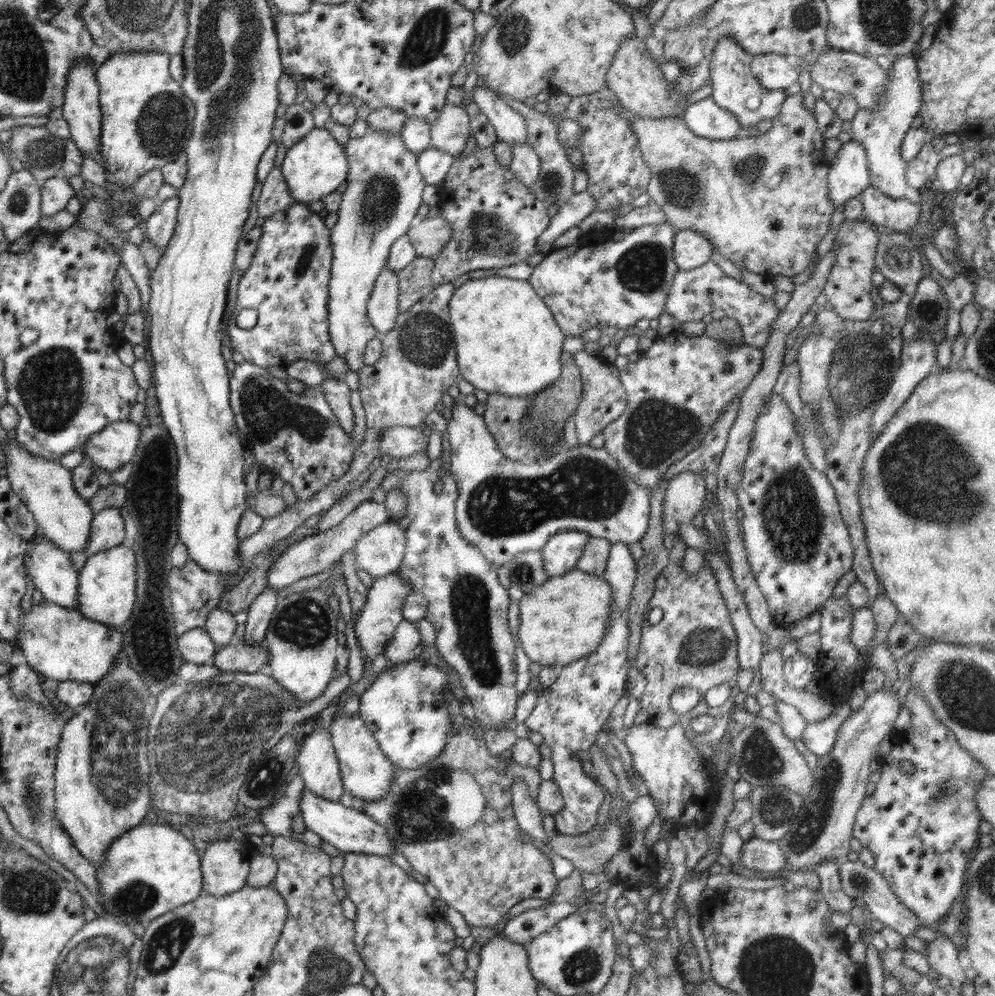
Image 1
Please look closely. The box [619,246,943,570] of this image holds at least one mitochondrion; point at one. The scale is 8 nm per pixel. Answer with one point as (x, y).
(858, 366)

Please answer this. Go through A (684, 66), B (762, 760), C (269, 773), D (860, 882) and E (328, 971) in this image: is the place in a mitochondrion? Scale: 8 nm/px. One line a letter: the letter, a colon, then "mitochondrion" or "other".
A: mitochondrion
B: mitochondrion
C: mitochondrion
D: mitochondrion
E: mitochondrion

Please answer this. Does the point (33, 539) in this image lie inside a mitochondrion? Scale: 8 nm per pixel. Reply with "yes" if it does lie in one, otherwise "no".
no

